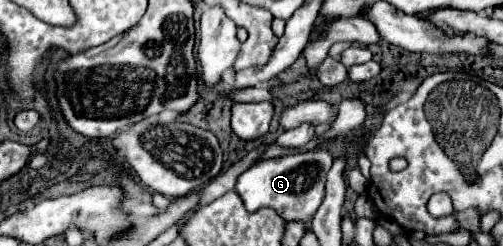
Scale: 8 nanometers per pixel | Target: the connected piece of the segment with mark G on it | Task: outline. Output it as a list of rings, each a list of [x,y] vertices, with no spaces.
[[[325,149],[267,159],[249,167],[245,173],[241,173],[241,177],[237,179],[235,191],[239,193],[247,211],[255,213],[263,207],[271,207],[287,221],[301,221],[309,229],[311,217],[323,201],[325,177],[327,177],[327,171],[331,169],[331,163],[333,159]]]

